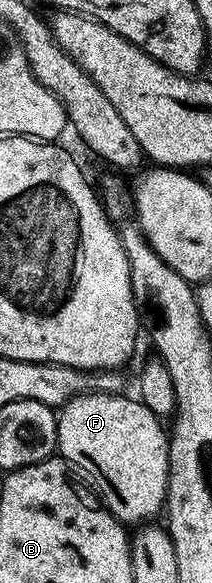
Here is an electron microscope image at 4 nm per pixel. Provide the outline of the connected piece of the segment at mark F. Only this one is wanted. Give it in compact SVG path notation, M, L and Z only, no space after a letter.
M91 392L68 400L57 411L56 450L71 466L79 471L87 470L106 482L99 488L97 497L112 517L123 524L146 524L157 519L154 517L163 513L166 504L166 485L170 475L168 430L163 419L155 416L137 397L125 398L124 395L122 392Z

